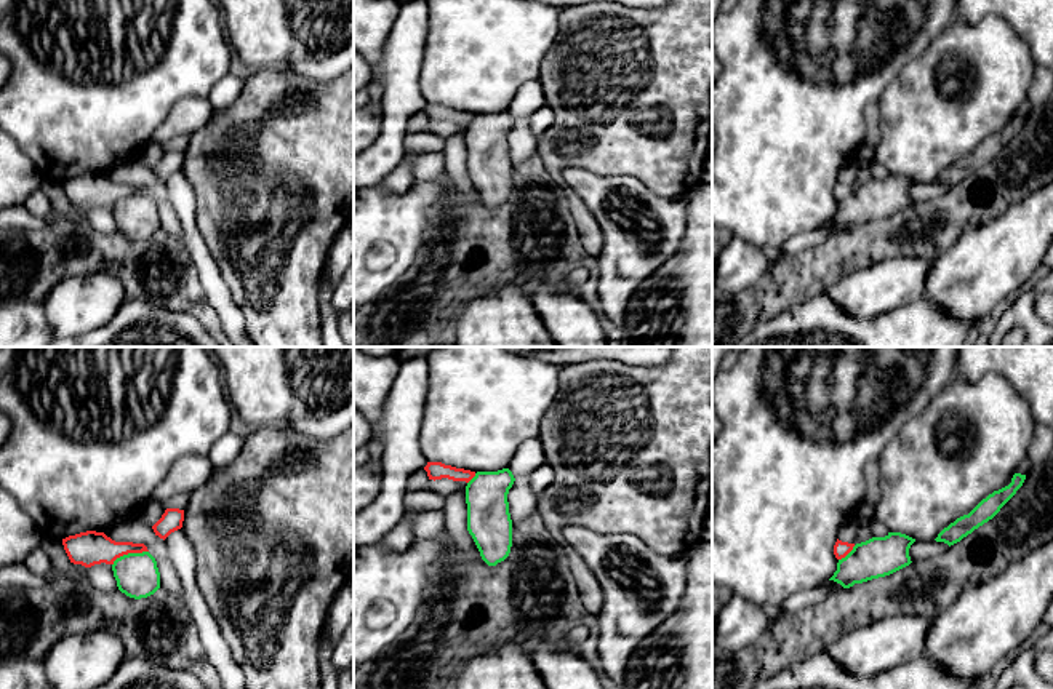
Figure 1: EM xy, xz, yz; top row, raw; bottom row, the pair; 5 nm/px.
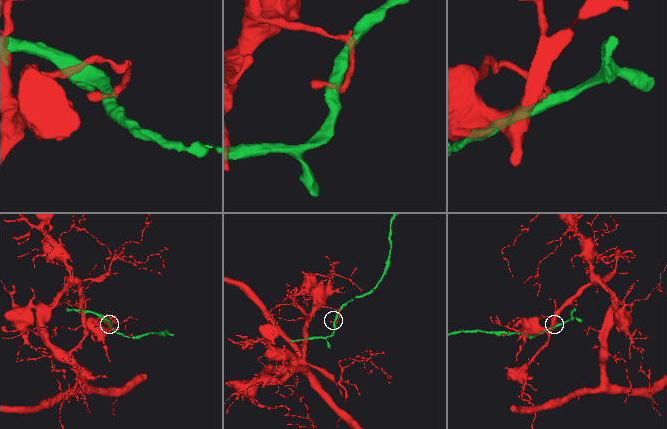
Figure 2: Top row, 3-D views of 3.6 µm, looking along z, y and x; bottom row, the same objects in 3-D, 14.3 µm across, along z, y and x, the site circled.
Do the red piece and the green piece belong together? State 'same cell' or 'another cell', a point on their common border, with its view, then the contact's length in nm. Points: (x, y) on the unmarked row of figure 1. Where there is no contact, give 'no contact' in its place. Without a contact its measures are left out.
another cell; meets red in xy at (128, 194); contact 200 nm long

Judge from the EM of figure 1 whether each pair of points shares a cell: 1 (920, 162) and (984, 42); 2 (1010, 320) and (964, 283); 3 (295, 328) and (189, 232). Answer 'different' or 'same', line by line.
1: same
2: different
3: different

